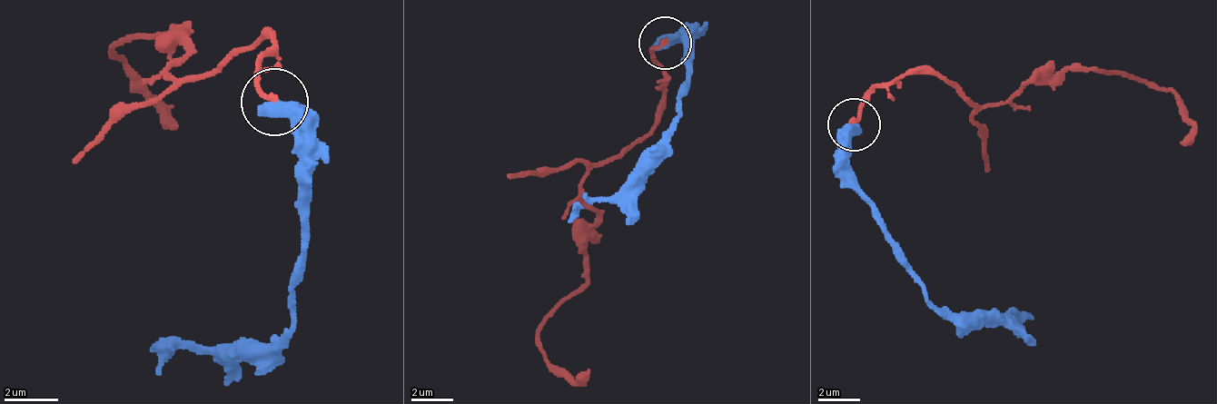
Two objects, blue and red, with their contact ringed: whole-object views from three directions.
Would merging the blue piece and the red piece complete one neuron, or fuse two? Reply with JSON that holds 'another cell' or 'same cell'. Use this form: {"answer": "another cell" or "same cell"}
{"answer": "another cell"}

